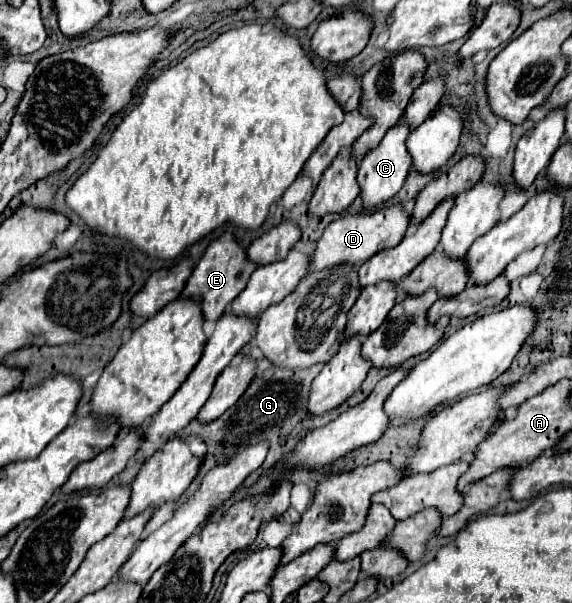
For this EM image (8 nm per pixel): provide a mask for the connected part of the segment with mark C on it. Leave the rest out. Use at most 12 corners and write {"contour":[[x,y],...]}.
{"contour":[[410,126],[390,128],[358,164],[366,208],[384,204],[412,168]]}

